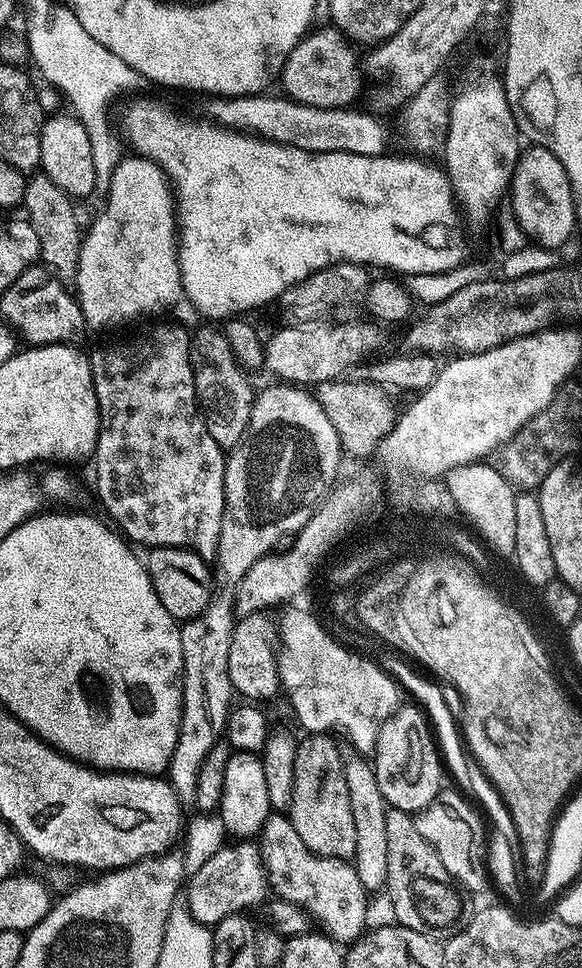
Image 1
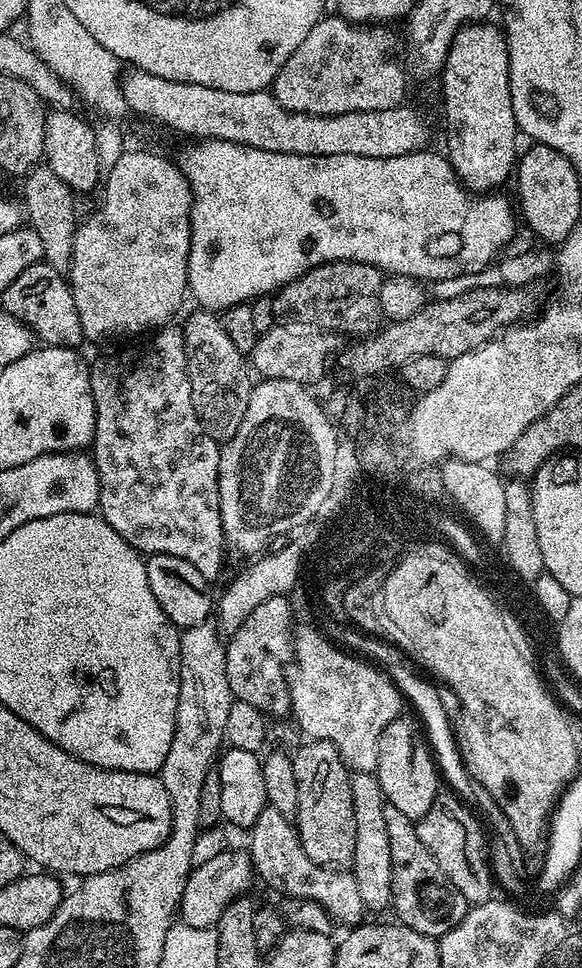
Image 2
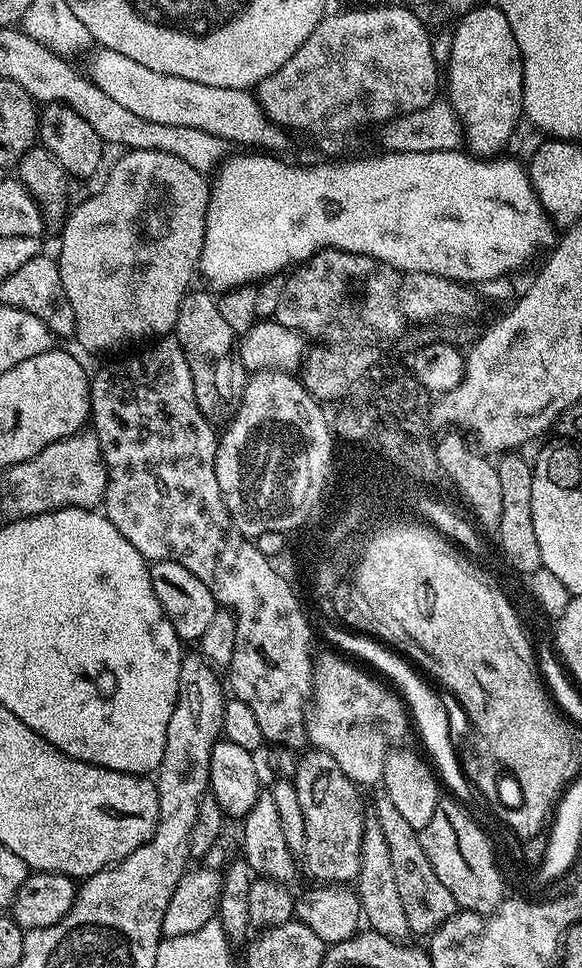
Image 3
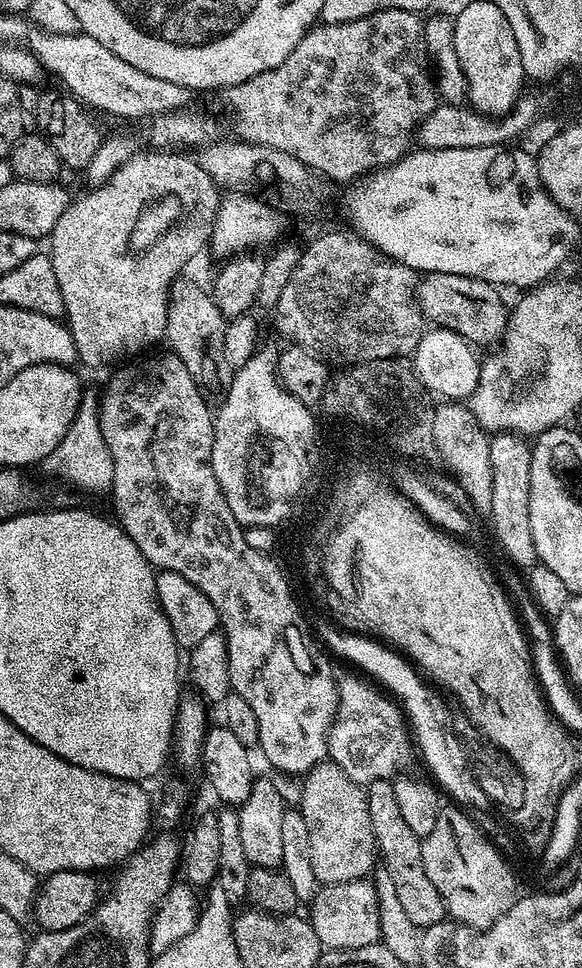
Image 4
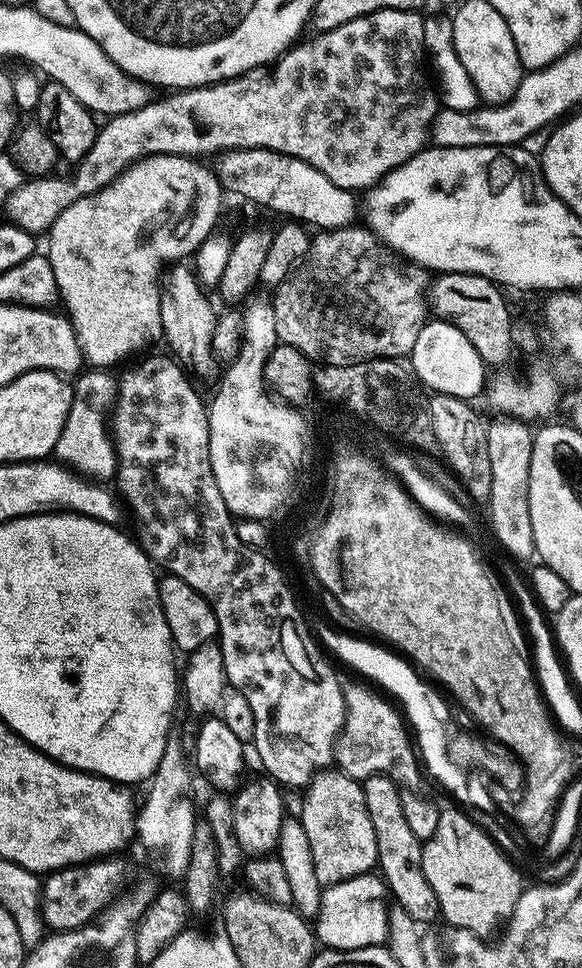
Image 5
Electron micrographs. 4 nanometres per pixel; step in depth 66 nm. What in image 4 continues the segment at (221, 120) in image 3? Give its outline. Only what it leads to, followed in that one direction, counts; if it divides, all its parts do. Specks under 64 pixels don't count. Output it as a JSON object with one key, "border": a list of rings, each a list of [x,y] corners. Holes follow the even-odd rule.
{"border":[[[33,27],[26,41],[27,47],[39,59],[49,73],[52,72],[65,84],[71,95],[89,109],[98,108],[114,116],[125,116],[128,120],[140,120],[160,116],[164,112],[179,112],[187,109],[189,89],[162,78],[154,78],[118,58],[102,42],[83,34],[54,34],[43,28]]]}

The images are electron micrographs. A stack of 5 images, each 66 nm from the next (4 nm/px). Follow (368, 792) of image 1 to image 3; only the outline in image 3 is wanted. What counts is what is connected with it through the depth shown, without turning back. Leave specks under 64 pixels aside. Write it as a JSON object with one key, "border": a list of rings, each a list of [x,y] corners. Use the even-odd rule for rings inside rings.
{"border":[[[368,814],[364,817],[360,869],[354,881],[354,891],[360,898],[360,910],[363,919],[371,931],[382,934],[391,940],[404,942],[409,939],[406,910],[403,908],[402,898],[398,894],[390,850],[386,846],[386,838],[382,835],[382,826],[378,826],[378,818],[374,814]]]}

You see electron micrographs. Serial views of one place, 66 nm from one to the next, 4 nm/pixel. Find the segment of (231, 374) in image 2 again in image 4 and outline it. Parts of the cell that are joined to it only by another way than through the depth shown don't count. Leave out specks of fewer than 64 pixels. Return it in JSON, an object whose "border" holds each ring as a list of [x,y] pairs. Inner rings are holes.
{"border":[[[179,277],[168,294],[165,341],[169,349],[181,358],[190,374],[206,384],[216,370],[213,360],[207,354],[206,342],[215,337],[217,339],[223,333],[226,320],[212,300],[211,293],[205,287],[202,289],[194,281],[185,278]]]}

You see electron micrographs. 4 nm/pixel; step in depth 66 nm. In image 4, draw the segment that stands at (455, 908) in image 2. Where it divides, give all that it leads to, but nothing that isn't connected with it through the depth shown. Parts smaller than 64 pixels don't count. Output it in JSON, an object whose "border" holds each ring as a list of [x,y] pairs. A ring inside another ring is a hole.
{"border":[[[391,779],[375,780],[366,786],[368,797],[366,806],[370,806],[370,826],[374,830],[376,839],[376,850],[382,866],[390,874],[394,881],[394,891],[410,922],[419,928],[429,928],[438,921],[445,919],[444,899],[438,890],[434,890],[434,882],[426,874],[426,866],[422,866],[421,837],[410,830],[410,825],[403,820],[401,812],[398,811],[398,801],[394,798],[394,786]]]}

